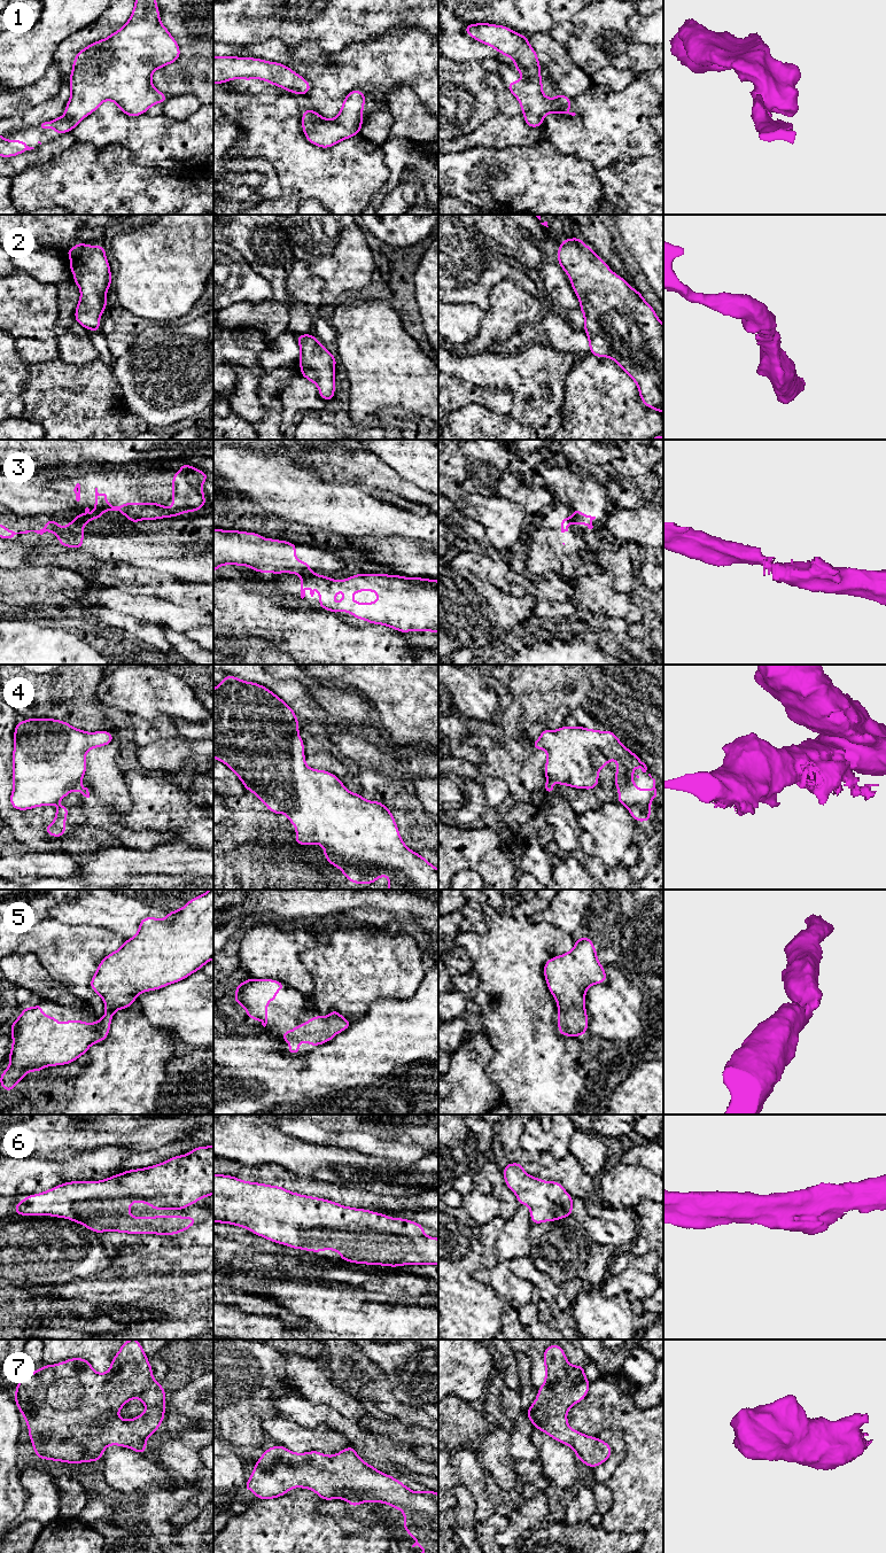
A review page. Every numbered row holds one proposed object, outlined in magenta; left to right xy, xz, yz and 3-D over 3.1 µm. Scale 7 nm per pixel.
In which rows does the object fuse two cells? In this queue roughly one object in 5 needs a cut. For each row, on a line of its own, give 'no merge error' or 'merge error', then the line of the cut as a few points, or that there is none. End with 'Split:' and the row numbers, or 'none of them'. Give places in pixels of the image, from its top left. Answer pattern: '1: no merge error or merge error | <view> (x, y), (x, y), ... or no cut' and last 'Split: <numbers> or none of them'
1: no merge error | no cut
2: no merge error | no cut
3: merge error | xz (301, 574), (317, 575)
4: no merge error | no cut
5: no merge error | no cut
6: no merge error | no cut
7: no merge error | no cut
Split: 3

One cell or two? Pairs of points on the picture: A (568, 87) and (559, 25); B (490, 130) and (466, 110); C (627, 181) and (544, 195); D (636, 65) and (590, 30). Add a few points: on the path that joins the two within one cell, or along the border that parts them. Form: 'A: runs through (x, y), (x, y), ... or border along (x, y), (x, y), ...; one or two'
A: runs through (559, 72), (559, 40); one
B: border along (499, 111), (468, 133), (459, 137); two
C: border along (596, 171), (596, 177), (603, 193), (611, 202); two
D: runs through (624, 54), (601, 33); one

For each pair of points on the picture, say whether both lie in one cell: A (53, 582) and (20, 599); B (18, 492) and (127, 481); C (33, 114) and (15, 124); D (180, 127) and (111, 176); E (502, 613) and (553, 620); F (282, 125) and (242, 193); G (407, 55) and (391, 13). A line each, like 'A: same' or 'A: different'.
A: same
B: same
C: same
D: different
E: different
F: different
G: different

